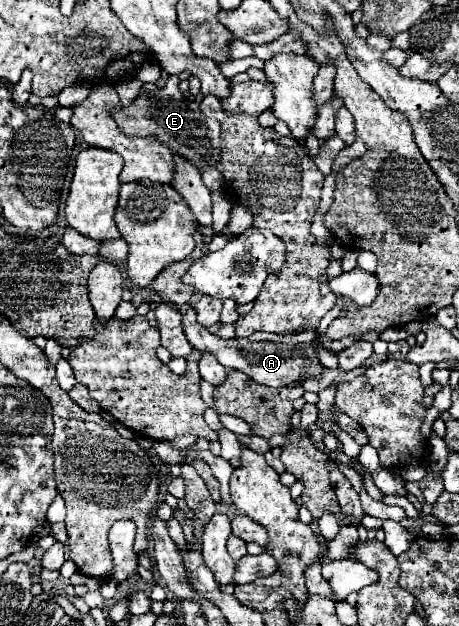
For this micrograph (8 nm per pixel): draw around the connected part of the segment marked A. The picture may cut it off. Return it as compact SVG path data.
M187 310L183 314L181 326L183 326L187 340L193 344L195 350L213 352L221 364L227 364L227 360L235 360L235 366L227 366L227 368L241 370L249 378L253 378L253 380L257 380L259 384L265 384L265 386L273 386L273 388L289 386L299 378L301 380L315 378L315 376L321 376L327 370L323 366L323 362L319 360L319 352L317 352L317 346L315 346L315 340L321 336L317 330L309 330L309 332L301 332L301 334L293 334L293 336L255 332L249 338L229 338L229 340L225 340L225 338L211 334L207 328L203 328L197 322L195 310Z

